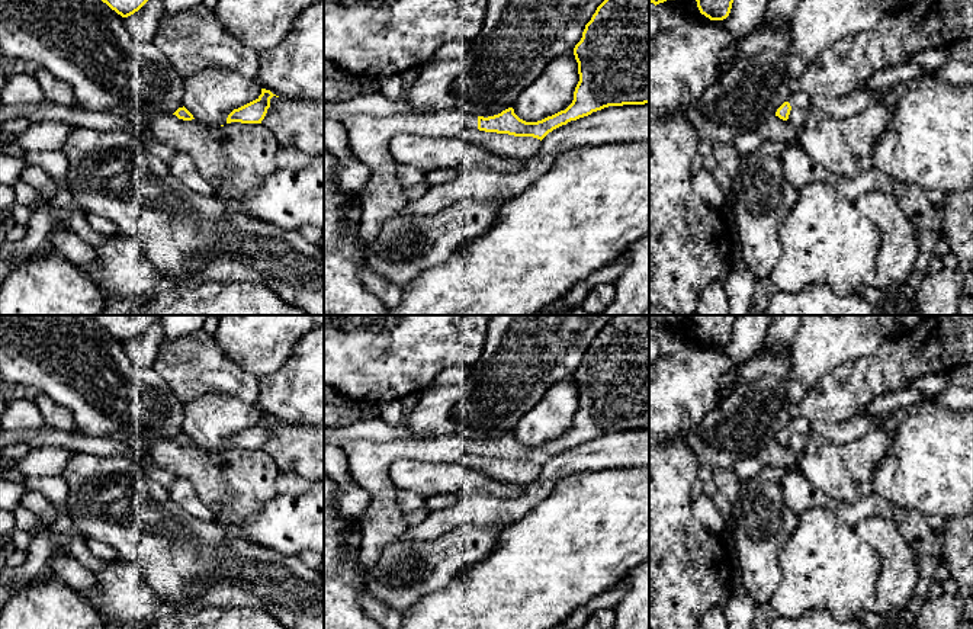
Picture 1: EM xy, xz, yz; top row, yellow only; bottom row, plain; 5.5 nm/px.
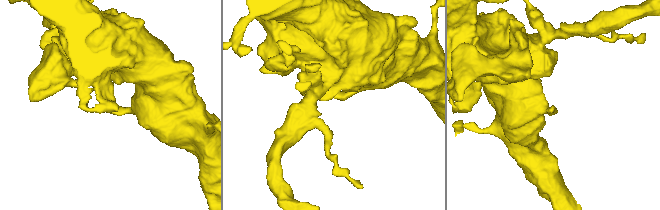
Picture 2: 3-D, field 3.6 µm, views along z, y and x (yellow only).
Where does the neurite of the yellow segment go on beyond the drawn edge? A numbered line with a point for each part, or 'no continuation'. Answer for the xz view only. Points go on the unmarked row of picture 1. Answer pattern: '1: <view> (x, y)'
1: xz (384, 520)

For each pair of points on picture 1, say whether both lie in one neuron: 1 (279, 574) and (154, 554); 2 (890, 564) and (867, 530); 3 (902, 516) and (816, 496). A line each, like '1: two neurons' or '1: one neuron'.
1: one neuron
2: one neuron
3: one neuron

